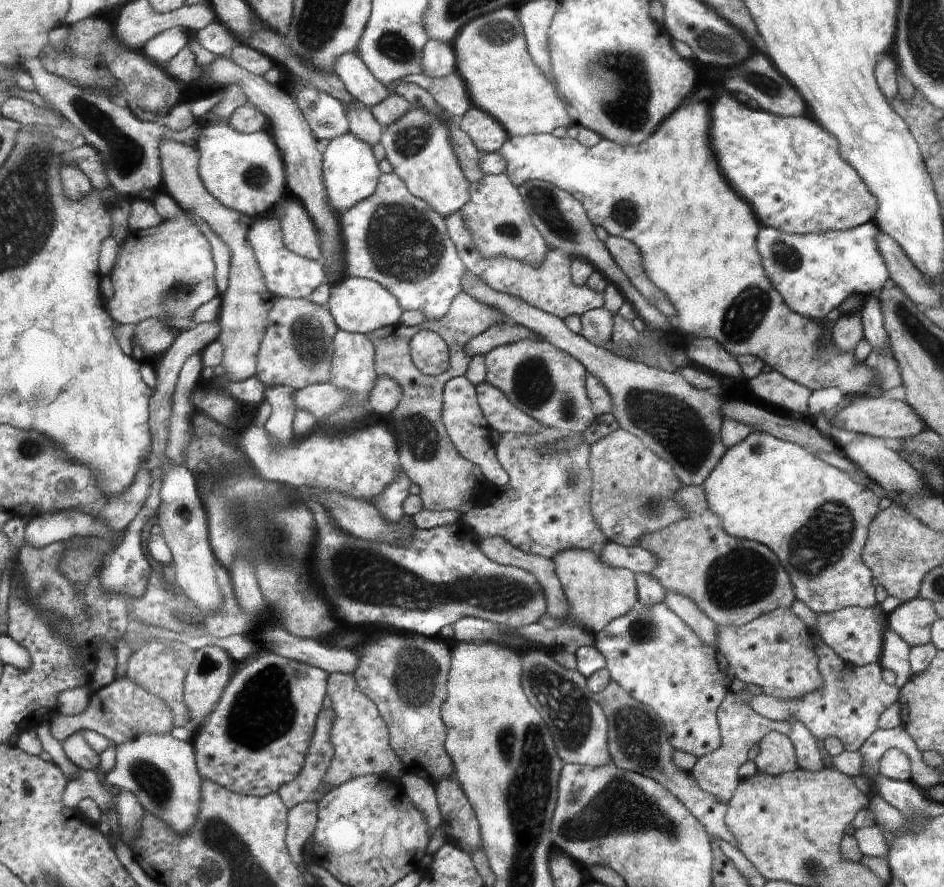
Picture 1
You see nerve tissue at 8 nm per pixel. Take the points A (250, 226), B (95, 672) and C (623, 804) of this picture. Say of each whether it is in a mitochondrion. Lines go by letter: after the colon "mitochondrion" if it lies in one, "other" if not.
A: other
B: other
C: mitochondrion

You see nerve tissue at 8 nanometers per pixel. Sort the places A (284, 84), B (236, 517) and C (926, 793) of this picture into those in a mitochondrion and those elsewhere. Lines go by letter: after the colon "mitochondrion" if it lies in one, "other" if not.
A: other
B: mitochondrion
C: other

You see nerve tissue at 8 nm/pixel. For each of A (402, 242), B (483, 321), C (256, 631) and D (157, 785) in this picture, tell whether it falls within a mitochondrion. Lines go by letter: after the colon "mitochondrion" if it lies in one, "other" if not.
A: mitochondrion
B: other
C: other
D: mitochondrion

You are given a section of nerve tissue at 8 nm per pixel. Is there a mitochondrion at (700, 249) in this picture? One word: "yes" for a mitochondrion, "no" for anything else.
no

